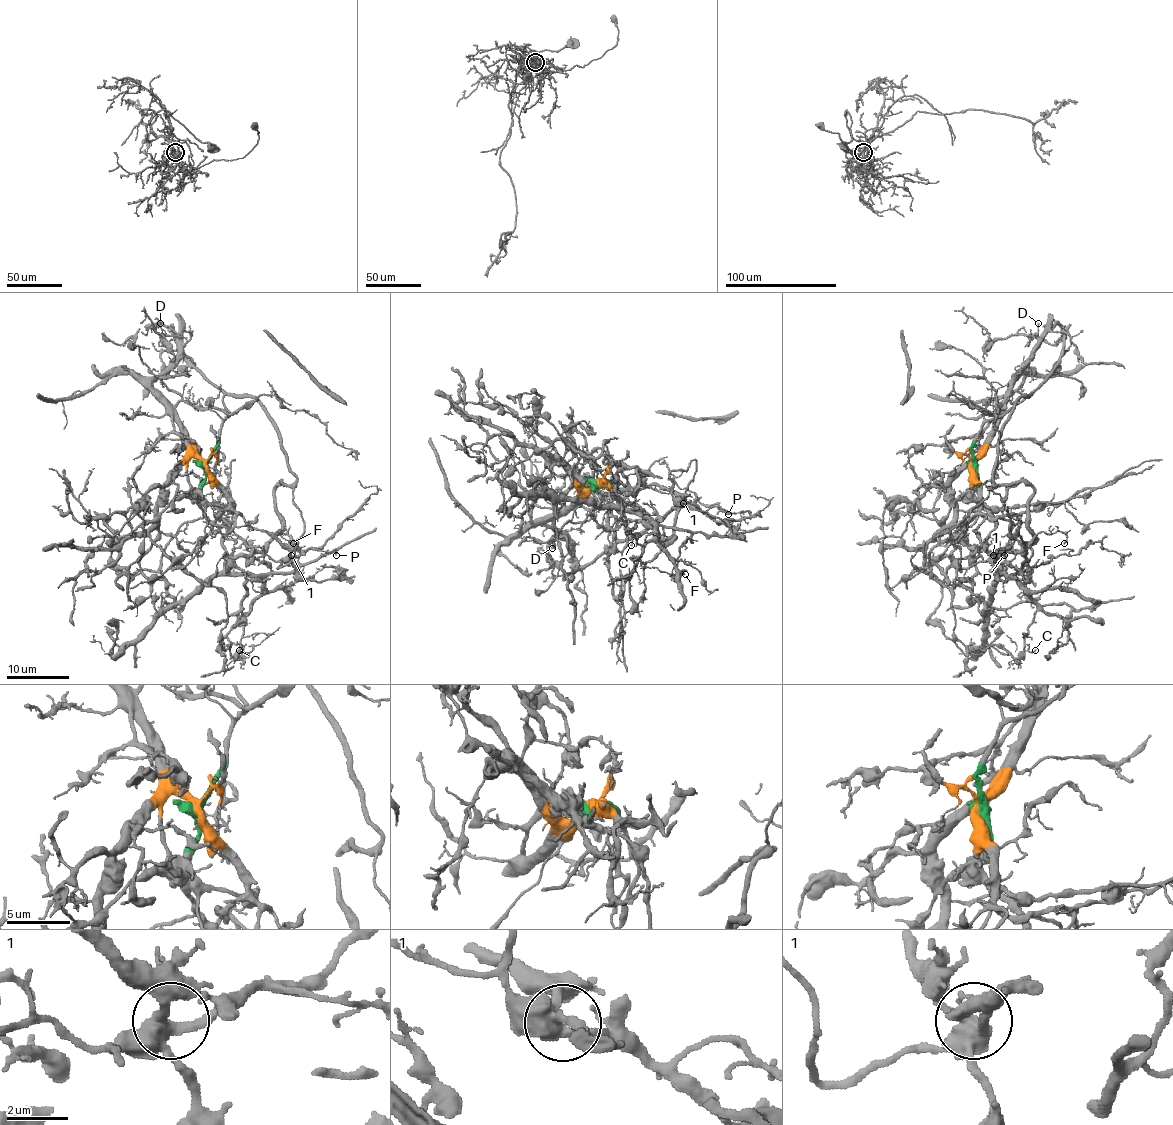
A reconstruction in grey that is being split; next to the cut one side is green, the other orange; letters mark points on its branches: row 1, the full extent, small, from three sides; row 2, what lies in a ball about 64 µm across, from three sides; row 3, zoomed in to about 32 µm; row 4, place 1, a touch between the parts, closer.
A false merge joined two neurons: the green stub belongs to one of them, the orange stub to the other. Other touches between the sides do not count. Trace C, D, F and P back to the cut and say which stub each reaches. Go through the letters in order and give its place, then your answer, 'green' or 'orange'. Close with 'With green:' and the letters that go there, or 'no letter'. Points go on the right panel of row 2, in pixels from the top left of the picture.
C: at (1035, 650); green
D: at (1038, 323); orange
F: at (1064, 543); green
P: at (1004, 555); orange
With green: C, F

